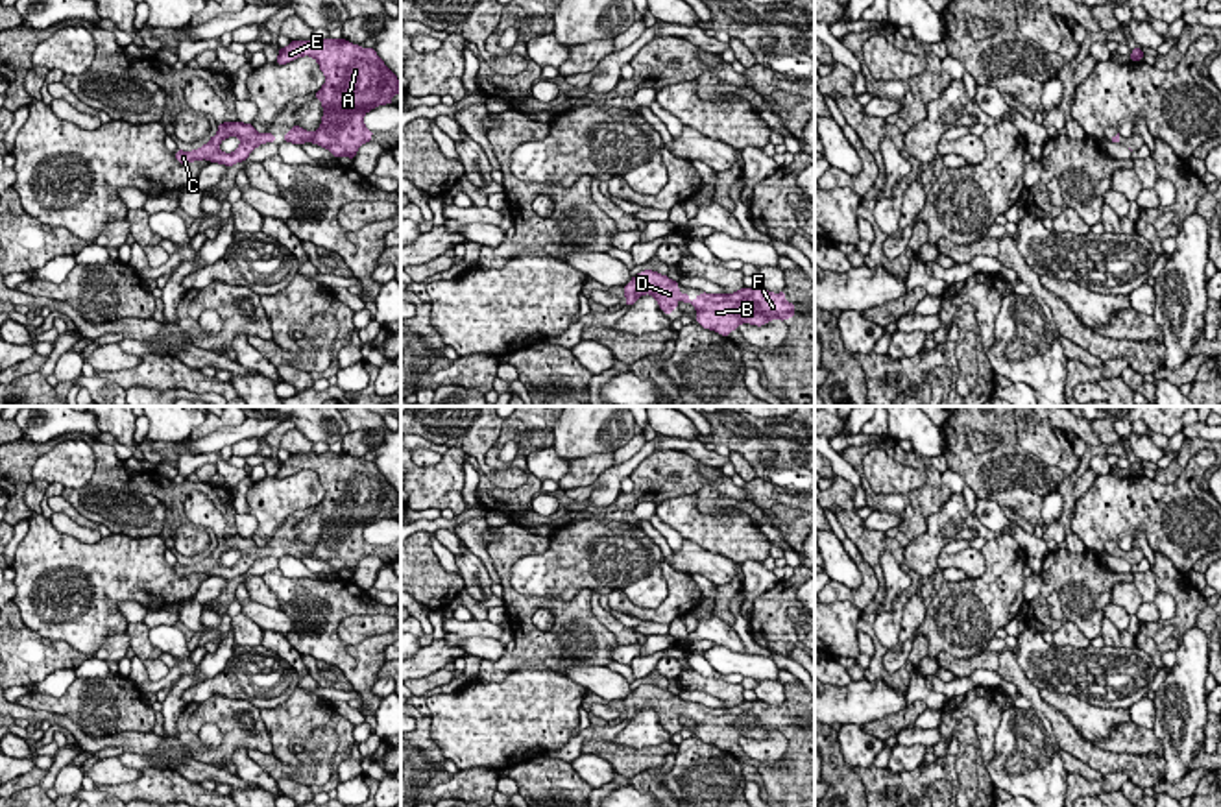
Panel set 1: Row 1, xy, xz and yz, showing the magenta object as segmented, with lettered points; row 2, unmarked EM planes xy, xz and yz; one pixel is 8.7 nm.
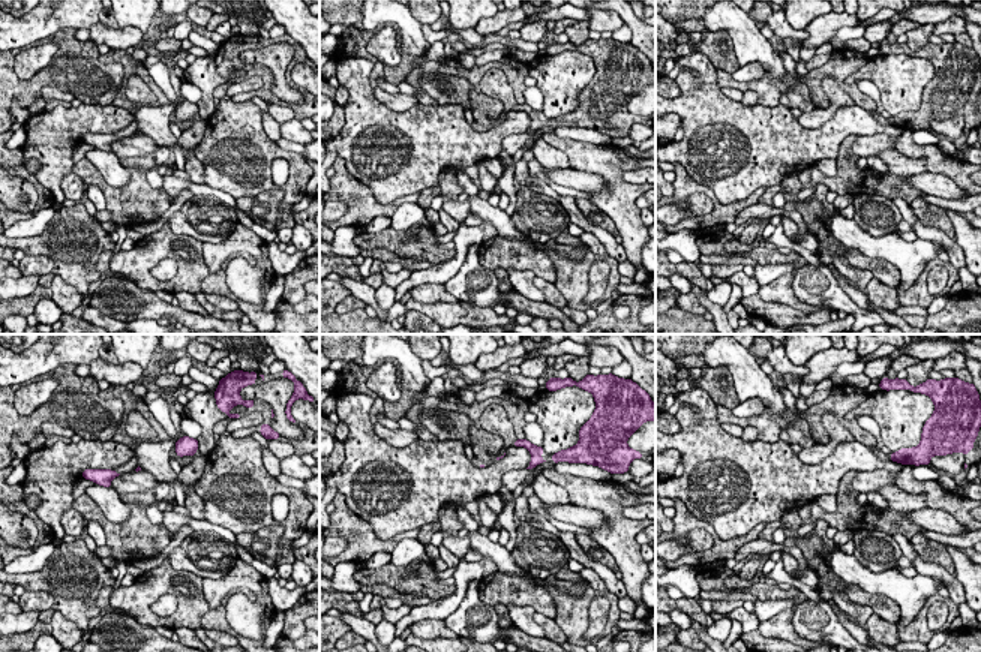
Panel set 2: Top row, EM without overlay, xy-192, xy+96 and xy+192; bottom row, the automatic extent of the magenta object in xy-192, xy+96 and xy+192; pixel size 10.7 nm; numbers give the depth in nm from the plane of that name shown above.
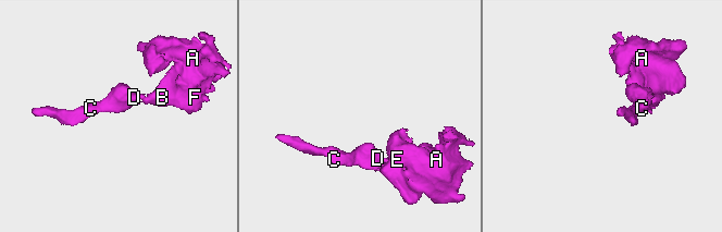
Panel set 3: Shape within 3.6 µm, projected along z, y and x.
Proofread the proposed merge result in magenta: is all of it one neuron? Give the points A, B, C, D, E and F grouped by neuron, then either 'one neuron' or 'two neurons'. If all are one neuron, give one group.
A B C D E F; one neuron

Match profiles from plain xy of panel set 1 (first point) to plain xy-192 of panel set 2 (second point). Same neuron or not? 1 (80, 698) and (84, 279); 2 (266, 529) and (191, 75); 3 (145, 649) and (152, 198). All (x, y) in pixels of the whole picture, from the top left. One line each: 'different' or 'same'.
1: same
2: same
3: same

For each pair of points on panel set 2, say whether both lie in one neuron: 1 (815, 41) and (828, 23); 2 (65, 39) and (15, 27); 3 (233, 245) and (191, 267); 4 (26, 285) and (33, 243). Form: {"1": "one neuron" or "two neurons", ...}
{"1": "one neuron", "2": "two neurons", "3": "two neurons", "4": "two neurons"}

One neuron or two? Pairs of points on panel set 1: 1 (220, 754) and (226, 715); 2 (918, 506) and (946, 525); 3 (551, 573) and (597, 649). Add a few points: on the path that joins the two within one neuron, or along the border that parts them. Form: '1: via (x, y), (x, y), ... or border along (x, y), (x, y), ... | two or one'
1: via (229, 745), (229, 724) | one
2: border along (952, 493), (926, 521), (926, 529), (909, 542) | two
3: border along (518, 591), (560, 597) | two

